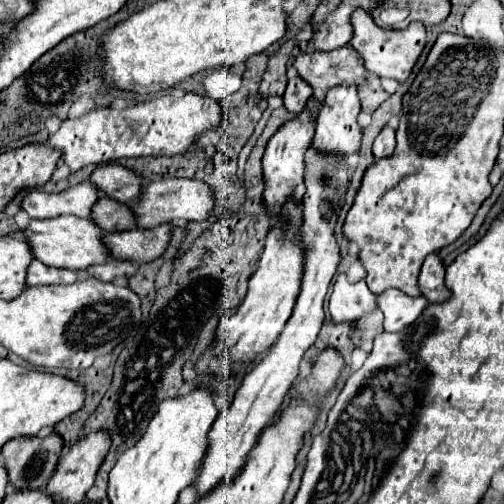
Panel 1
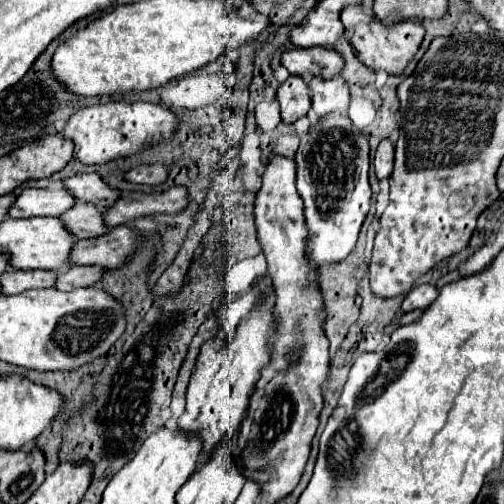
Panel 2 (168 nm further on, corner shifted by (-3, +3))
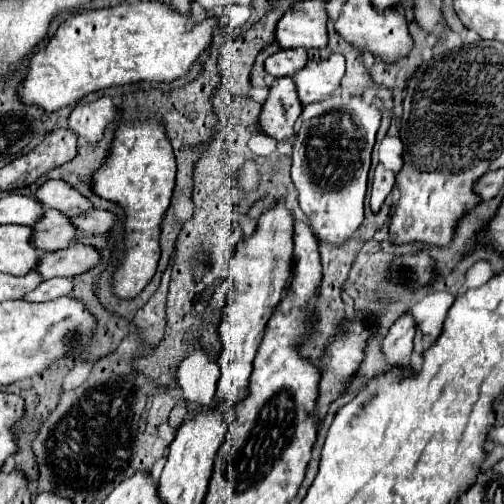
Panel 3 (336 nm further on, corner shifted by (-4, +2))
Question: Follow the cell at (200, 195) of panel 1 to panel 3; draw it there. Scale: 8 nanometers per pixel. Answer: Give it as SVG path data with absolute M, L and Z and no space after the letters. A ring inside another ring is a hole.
M94 209L92 213L84 213L78 215L76 219L72 219L72 223L80 229L80 231L88 231L88 233L108 233L112 229L112 225L116 223L116 215L112 211L104 211L104 209Z

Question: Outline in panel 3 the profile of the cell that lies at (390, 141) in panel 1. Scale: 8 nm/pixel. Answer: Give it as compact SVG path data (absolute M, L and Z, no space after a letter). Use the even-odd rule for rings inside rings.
M382 163L376 167L376 173L374 173L374 179L372 179L372 195L370 195L370 205L372 205L374 213L380 209L380 205L384 203L384 199L392 191L394 177L396 177L396 173L386 169Z

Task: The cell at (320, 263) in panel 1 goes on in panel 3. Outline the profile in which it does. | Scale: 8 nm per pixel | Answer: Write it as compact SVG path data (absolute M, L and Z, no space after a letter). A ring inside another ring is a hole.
M328 97L324 101L306 105L300 115L298 141L294 143L292 153L292 181L298 189L300 209L310 219L316 237L324 243L336 247L344 245L344 241L348 241L364 221L364 197L370 169L370 153L374 147L378 125L380 125L378 107L364 103L362 99L352 99L350 103L344 103L340 97Z

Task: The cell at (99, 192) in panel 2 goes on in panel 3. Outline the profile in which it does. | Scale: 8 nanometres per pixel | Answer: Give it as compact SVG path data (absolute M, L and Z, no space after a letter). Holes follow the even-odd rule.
M48 179L38 189L36 197L40 203L44 203L44 207L54 207L68 217L78 217L92 209L92 201L86 199L74 185L62 179Z

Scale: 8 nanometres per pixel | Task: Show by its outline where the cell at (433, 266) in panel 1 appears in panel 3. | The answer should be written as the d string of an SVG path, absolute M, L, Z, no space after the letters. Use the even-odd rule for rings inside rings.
M404 313L394 321L394 325L390 327L390 331L384 339L384 345L382 345L390 365L400 365L400 367L408 369L414 333L416 333L416 321L410 313Z

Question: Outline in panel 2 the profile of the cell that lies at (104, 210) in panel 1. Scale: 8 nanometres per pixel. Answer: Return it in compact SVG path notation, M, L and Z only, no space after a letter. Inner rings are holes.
M75 202L73 208L69 208L59 218L63 220L63 226L67 226L67 230L77 240L95 238L95 236L107 232L107 226L103 224L101 210L95 208L93 204L87 204L87 202Z

